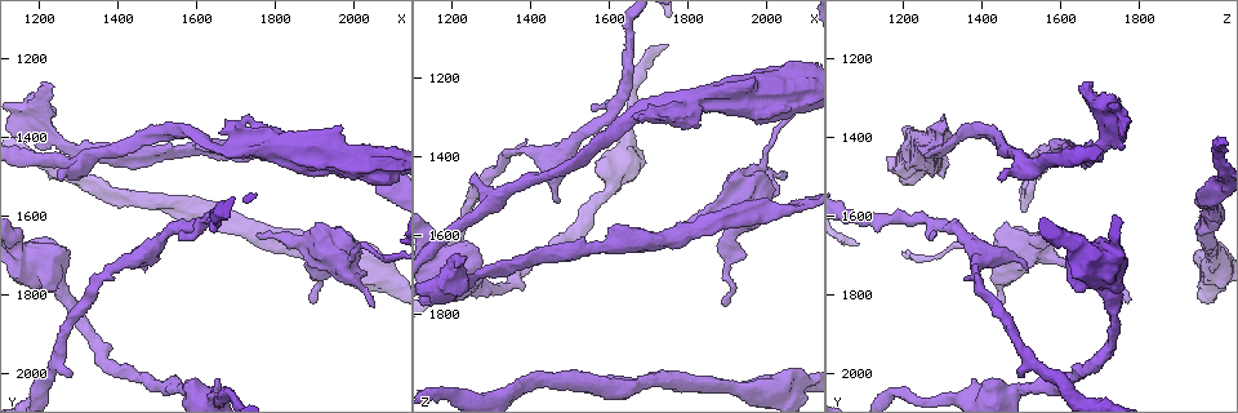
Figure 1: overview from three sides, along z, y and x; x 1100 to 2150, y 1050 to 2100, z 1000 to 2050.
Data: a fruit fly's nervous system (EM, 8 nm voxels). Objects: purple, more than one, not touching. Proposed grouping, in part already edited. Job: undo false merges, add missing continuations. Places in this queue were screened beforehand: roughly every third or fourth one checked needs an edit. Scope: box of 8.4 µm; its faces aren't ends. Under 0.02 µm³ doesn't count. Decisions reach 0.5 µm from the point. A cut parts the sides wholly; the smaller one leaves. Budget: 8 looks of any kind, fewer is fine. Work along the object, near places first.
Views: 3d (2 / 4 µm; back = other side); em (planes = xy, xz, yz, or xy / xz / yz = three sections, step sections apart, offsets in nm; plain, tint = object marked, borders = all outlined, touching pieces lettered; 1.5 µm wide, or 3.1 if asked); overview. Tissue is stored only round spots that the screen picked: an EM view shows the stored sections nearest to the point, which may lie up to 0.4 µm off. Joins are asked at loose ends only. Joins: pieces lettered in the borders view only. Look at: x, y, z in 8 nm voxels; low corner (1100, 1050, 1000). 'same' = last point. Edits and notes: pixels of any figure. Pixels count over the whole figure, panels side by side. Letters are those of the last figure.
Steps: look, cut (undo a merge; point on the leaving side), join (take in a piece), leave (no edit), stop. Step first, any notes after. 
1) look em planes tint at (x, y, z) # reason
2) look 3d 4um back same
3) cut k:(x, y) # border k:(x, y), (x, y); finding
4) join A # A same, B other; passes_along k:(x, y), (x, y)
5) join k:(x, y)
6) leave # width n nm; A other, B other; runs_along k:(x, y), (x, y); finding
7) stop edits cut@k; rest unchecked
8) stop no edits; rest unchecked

look 3d 2um at (1380, 1735, 1380) # thick turns thin

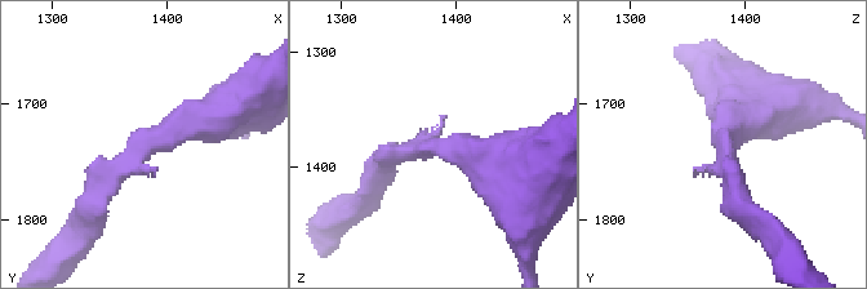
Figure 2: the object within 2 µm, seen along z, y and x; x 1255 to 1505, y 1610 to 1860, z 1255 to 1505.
look em planes borders at (1380, 1736, 1380) # arm_widths 180, 380 nm

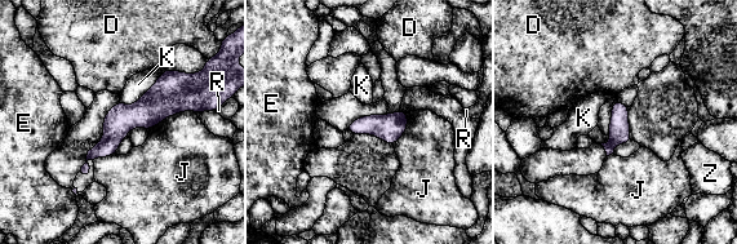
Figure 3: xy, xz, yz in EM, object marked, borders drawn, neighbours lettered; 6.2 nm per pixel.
leave # D other, E other, J other, K other, R other, Z other; border 3:(165, 70), (133, 103), (119, 101); one cell here

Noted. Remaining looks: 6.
look em xz step 4 borders at (1885, 1810, 1775) # free end

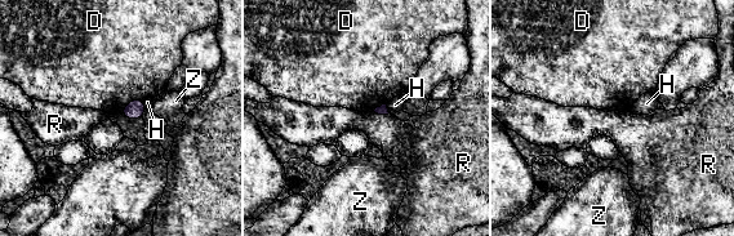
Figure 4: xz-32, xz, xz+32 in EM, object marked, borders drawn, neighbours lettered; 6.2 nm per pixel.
leave # D other, H other, R other, Z other; border 4:(121, 112), (129, 119), (141, 118); none of them fits

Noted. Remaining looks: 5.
look 3d 4um at (2070, 1755, 1990) # calibre changes

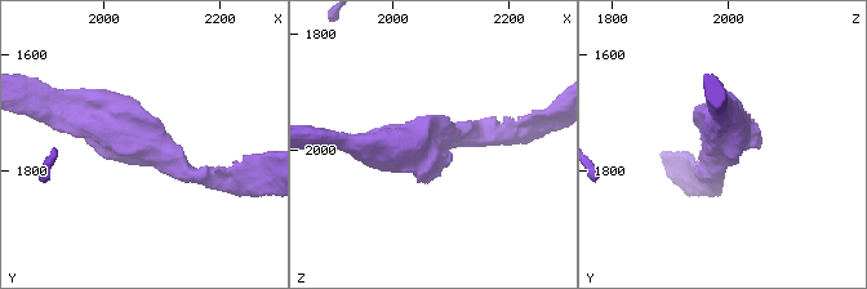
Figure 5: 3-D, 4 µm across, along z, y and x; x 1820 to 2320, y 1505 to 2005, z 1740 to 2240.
look em planes borders at (2070, 1755, 1990) # need the tissue

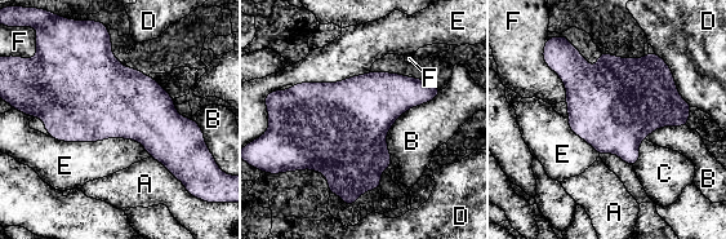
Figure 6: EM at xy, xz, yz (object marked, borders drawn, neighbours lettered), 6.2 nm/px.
leave # A other, B other, C other, D other, E other, F other; border 6:(442, 89), (391, 127), (381, 173); one cell here

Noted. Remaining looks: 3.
stop no edits; rest unchecked

